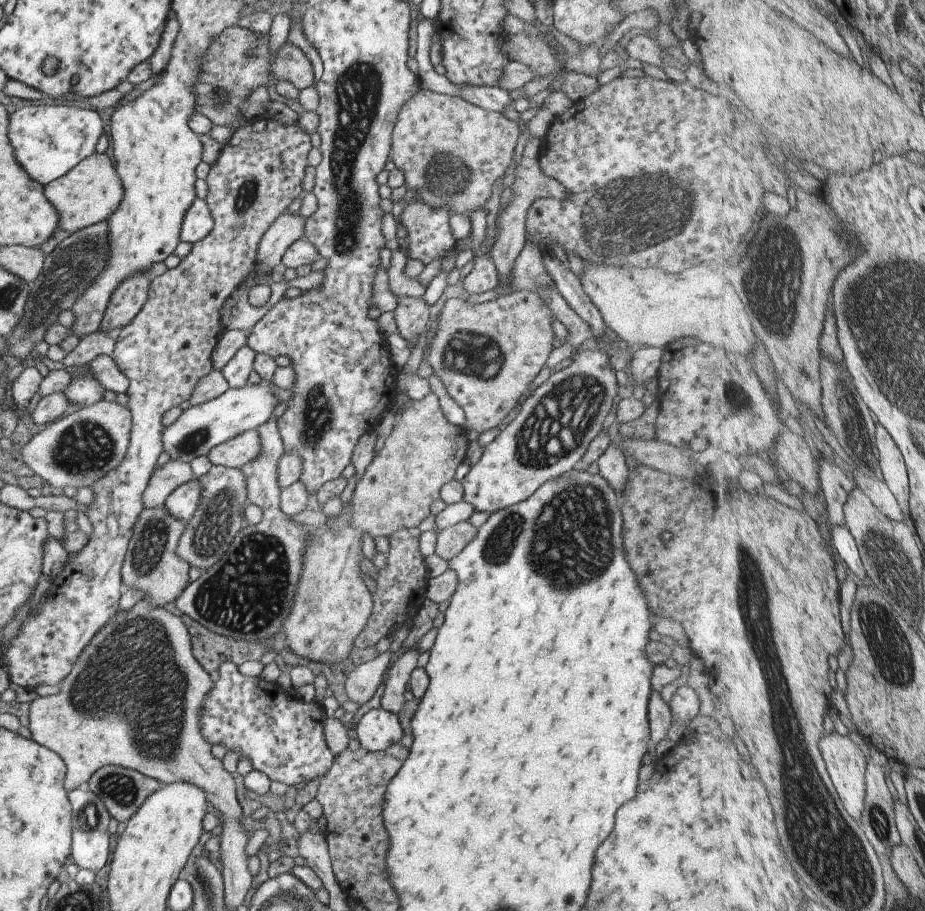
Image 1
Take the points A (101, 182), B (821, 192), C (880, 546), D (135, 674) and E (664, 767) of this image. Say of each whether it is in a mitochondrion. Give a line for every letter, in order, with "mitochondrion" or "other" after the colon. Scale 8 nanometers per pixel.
A: other
B: other
C: mitochondrion
D: mitochondrion
E: other

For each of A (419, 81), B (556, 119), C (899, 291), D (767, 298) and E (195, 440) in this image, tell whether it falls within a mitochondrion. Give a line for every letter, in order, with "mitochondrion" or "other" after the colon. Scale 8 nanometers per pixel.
A: other
B: other
C: mitochondrion
D: mitochondrion
E: mitochondrion

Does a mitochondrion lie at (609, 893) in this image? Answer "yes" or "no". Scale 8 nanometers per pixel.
yes

